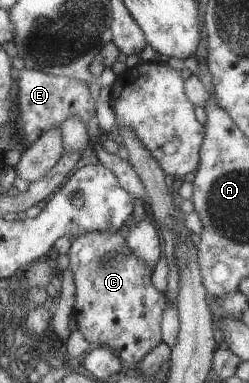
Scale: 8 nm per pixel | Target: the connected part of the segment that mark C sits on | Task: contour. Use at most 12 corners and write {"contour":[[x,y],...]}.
{"contour":[[120,231],[75,237],[72,316],[134,366],[166,297]]}

